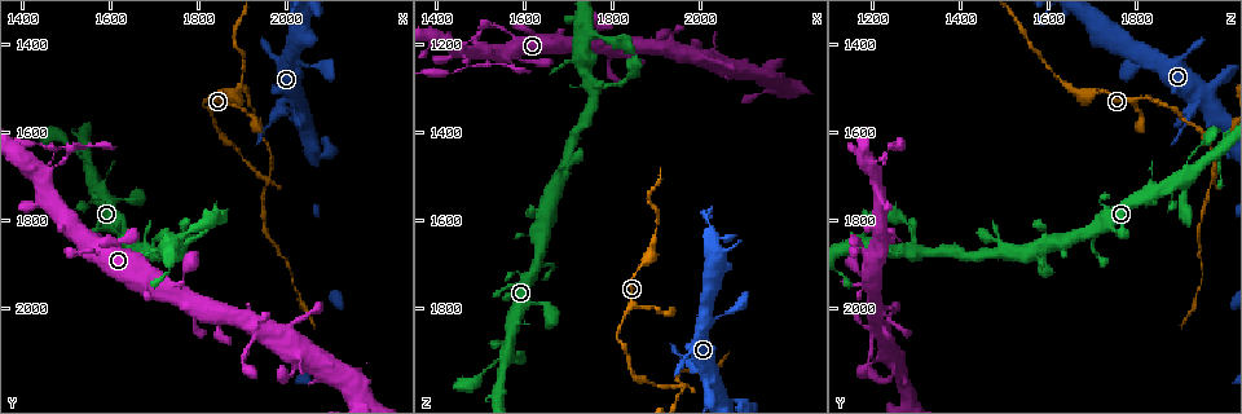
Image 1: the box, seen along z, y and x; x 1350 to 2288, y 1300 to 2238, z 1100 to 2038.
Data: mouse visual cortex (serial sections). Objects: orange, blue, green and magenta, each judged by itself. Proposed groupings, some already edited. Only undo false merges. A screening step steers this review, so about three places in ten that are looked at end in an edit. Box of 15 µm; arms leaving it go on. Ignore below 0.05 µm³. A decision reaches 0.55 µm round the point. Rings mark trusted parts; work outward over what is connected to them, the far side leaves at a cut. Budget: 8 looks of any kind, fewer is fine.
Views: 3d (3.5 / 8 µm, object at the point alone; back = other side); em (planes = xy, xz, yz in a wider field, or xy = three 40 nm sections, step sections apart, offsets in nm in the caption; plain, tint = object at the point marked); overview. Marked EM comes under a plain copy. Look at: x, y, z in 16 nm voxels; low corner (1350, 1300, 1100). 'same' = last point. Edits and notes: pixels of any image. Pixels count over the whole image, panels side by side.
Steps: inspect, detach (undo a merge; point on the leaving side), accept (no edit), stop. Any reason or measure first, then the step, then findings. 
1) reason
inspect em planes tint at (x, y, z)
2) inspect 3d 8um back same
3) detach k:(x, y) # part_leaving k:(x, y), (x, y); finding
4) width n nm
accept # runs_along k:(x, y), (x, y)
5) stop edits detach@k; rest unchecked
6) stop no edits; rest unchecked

inspect 3d 3.5um at (1560, 1685, 1930)

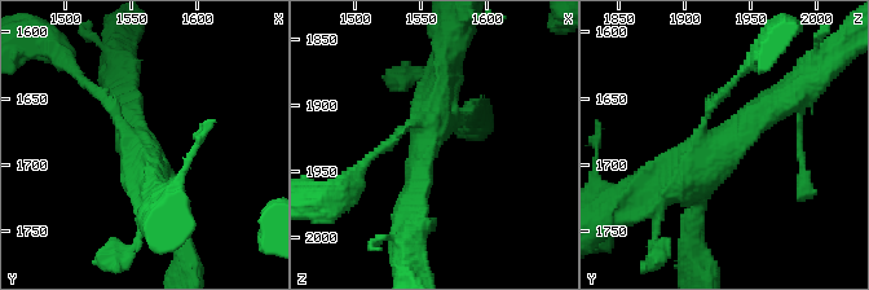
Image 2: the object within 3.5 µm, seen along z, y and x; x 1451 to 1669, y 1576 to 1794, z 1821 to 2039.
arms 4; arm_widths 100, 200, 300, 400 nm
inspect em xy step 3 tint at (1552, 1684, 1932)

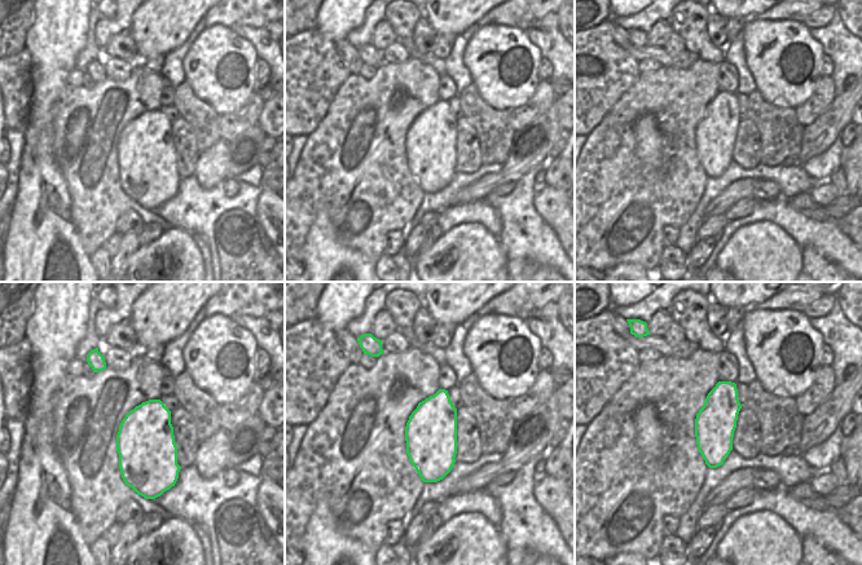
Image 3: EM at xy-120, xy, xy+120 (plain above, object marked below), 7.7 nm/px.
accept # runs_along 2:(639, 193), (689, 178), (772, 105); one cell here

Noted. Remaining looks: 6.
three-way junction
inspect 3d 3.5um at (1955, 1705, 1970)

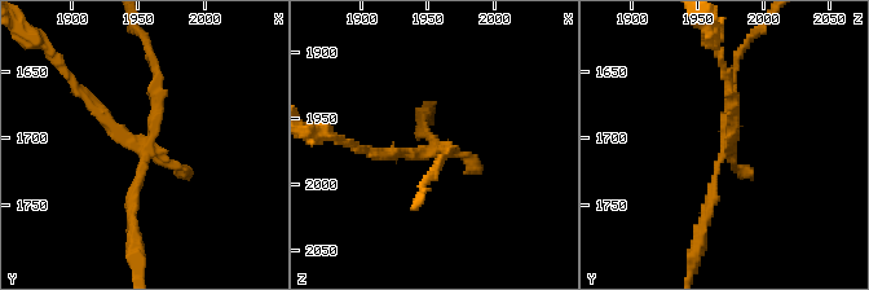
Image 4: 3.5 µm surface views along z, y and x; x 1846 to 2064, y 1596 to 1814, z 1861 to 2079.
shape alone is not enough
inspect em planes tint at (1948, 1704, 1978)

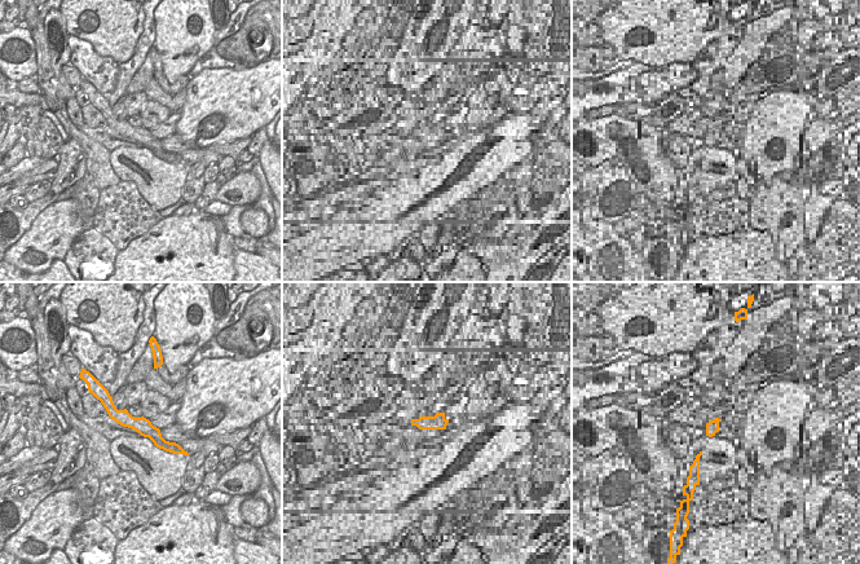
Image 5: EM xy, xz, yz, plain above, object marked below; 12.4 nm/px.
detach 4:(135, 194) # part_leaving 4:(144, 154), (132, 206), (136, 269); two cells meet here

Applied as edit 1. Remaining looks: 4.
calibre changes
inspect 3d 3.5um at (1975, 1550, 1925)

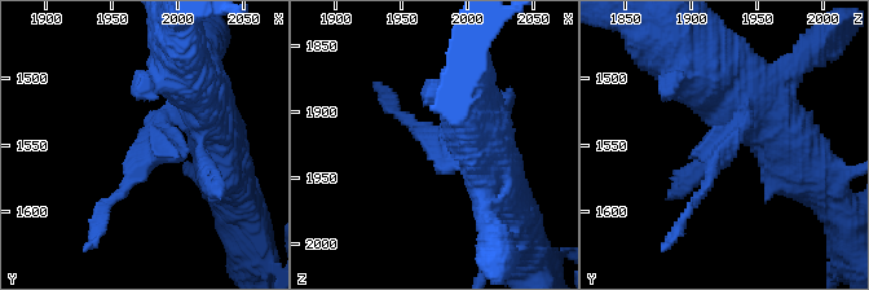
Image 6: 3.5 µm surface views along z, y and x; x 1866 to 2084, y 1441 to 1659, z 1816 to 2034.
shape alone is not enough
inspect em xy step 2 tint at (1980, 1554, 1924)

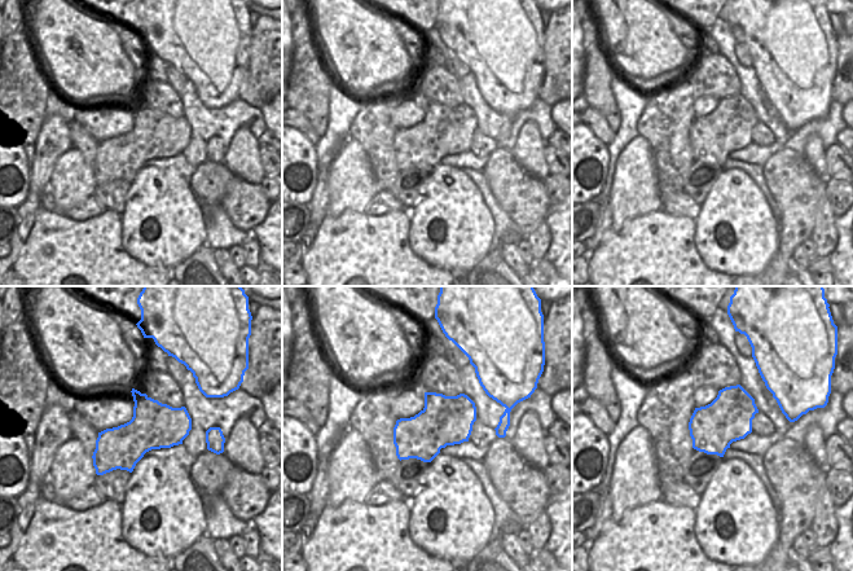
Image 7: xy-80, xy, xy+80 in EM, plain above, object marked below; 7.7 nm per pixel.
inspect em xy step 5 tint same

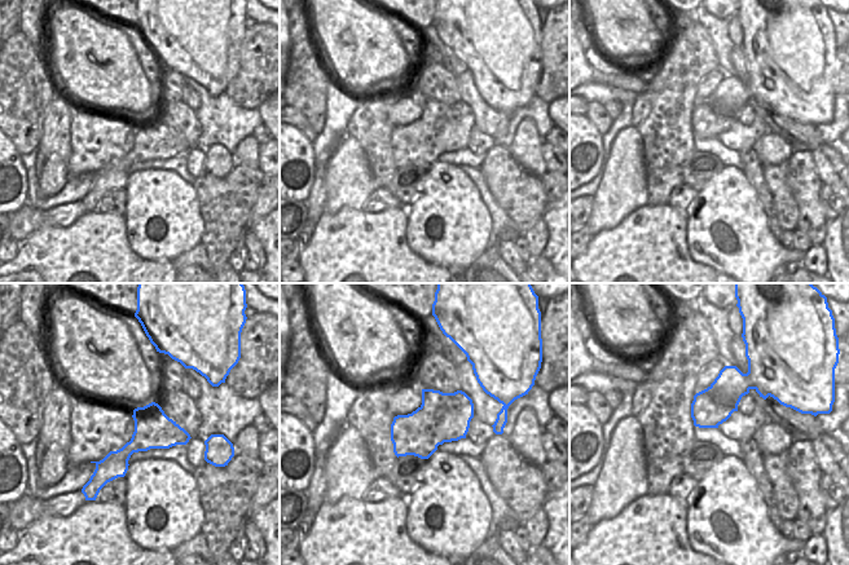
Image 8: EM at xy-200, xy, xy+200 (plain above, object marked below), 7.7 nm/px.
detach 6:(733, 146) # part_leaving 6:(168, 118), (160, 141), (101, 212); a second cell is stuck on

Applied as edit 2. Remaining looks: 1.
stop edits detach@4, detach@6; rest unchecked

